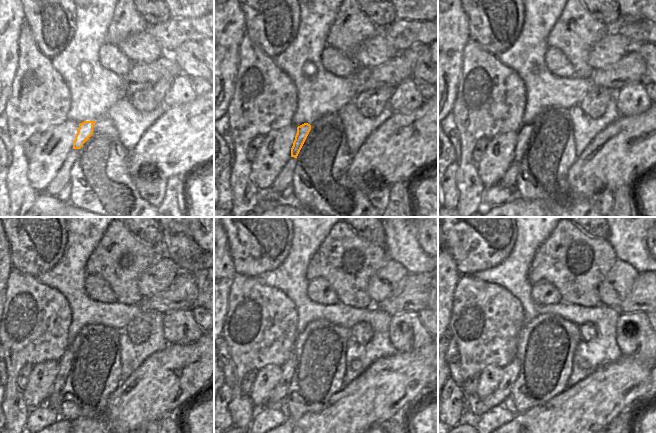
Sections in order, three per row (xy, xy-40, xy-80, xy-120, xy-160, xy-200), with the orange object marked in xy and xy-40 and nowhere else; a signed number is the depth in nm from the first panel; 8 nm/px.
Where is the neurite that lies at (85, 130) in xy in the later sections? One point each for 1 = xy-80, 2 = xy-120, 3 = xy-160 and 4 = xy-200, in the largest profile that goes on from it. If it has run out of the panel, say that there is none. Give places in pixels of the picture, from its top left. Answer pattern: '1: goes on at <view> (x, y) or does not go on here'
1: goes on at xy-80 (523, 134)
2: goes on at xy-120 (66, 362)
3: goes on at xy-160 (279, 393)
4: goes on at xy-200 (476, 407)

